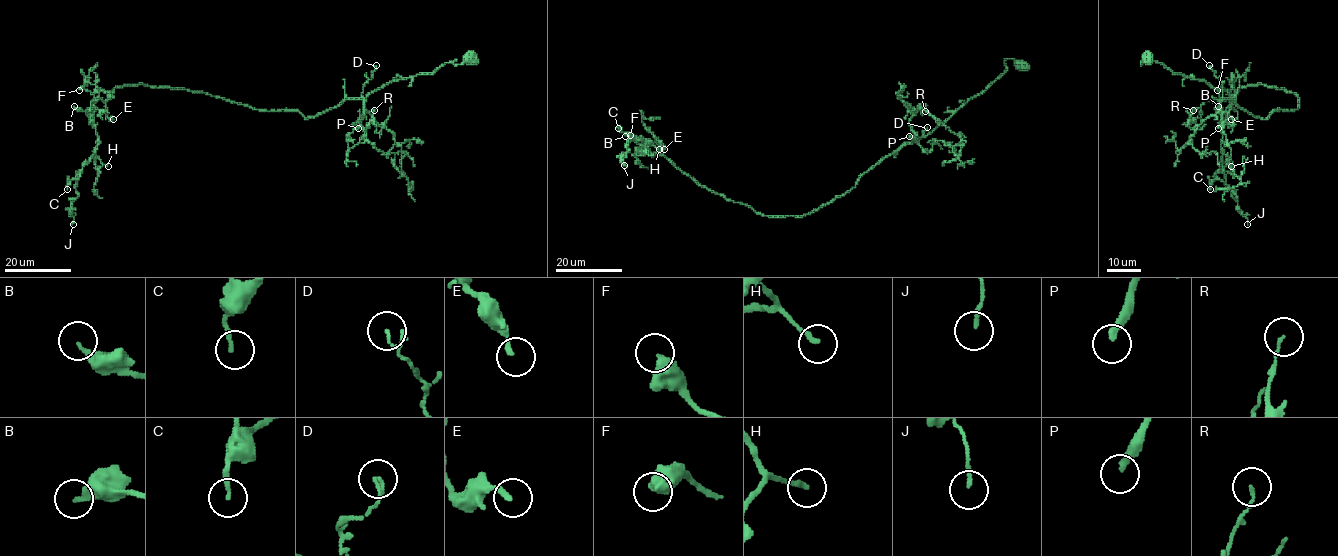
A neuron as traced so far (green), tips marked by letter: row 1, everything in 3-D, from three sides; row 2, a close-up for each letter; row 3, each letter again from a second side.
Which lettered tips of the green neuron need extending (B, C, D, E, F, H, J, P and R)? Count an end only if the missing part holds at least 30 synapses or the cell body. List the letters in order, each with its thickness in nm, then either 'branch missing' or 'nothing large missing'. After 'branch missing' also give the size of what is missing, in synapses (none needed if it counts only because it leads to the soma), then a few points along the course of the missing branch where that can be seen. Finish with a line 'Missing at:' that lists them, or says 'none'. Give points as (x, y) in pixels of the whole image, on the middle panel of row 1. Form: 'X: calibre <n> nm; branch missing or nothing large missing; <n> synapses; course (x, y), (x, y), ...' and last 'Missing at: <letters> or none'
B: calibre 240 nm; nothing large missing
C: calibre 160 nm; nothing large missing
D: calibre 60 nm; nothing large missing
E: calibre 170 nm; nothing large missing
F: calibre 500 nm; nothing large missing
H: calibre 200 nm; nothing large missing
J: calibre 150 nm; nothing large missing
P: calibre 280 nm; branch missing; 35 synapses; course (909, 136), (934, 108), (952, 131), (964, 133)
R: calibre 100 nm; nothing large missing
Missing at: P

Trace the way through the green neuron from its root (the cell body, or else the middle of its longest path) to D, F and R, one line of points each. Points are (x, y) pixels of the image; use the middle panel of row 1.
D: (1020, 66), (1014, 59), (1004, 60), (1007, 69), (984, 90), (926, 136), (913, 140), (920, 138), (927, 127)
F: (1020, 66), (1004, 60), (1003, 73), (926, 136), (799, 216), (764, 216), (729, 201), (630, 135)
R: (1020, 66), (1004, 60), (1007, 69), (984, 90), (915, 138), (909, 120), (919, 105), (925, 111)

